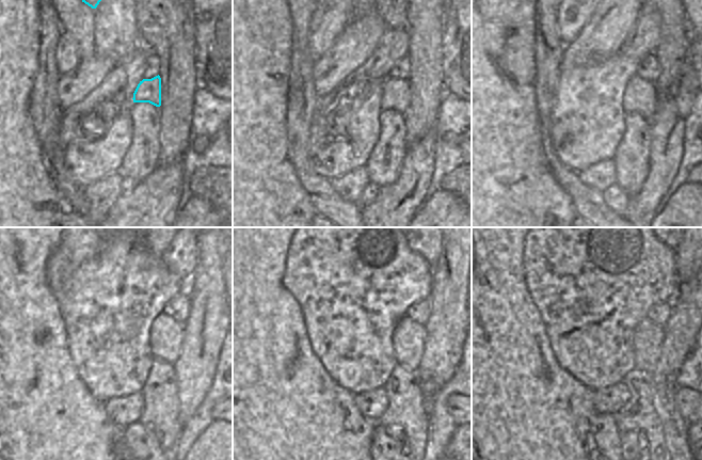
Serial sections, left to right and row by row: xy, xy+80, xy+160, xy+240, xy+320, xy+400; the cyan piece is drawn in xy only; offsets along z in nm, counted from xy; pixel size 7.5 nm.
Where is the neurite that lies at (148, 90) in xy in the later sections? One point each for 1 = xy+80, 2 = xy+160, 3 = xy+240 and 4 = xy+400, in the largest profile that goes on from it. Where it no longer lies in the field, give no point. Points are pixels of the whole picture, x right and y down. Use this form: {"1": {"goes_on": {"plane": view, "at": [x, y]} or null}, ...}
{"1": {"goes_on": {"plane": "xy+80", "at": [396, 95]}}, "2": {"goes_on": {"plane": "xy+160", "at": [640, 96]}}, "3": {"goes_on": {"plane": "xy+240", "at": [165, 339]}}, "4": {"goes_on": {"plane": "xy+400", "at": [648, 339]}}}

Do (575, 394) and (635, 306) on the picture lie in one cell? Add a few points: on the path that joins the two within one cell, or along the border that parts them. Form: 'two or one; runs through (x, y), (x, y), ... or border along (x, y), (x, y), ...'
two; border along (562, 367), (593, 391)

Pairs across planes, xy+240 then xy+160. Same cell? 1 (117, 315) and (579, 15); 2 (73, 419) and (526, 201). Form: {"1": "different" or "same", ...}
{"1": "different", "2": "same"}

